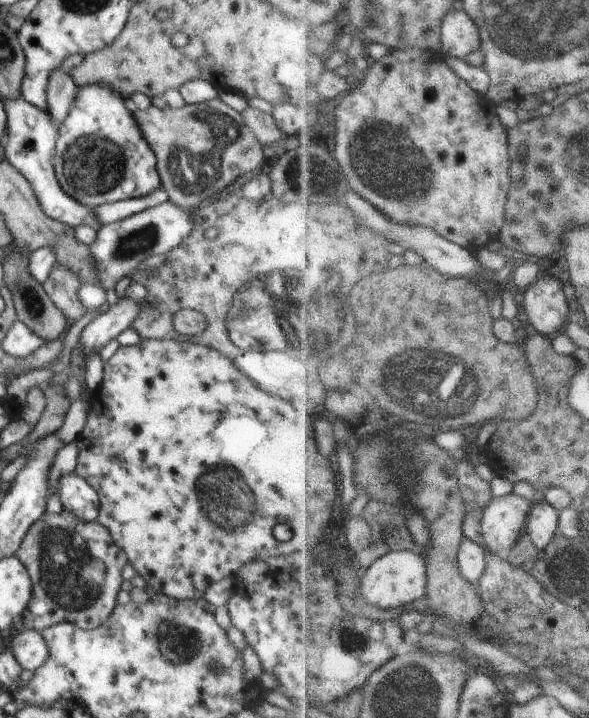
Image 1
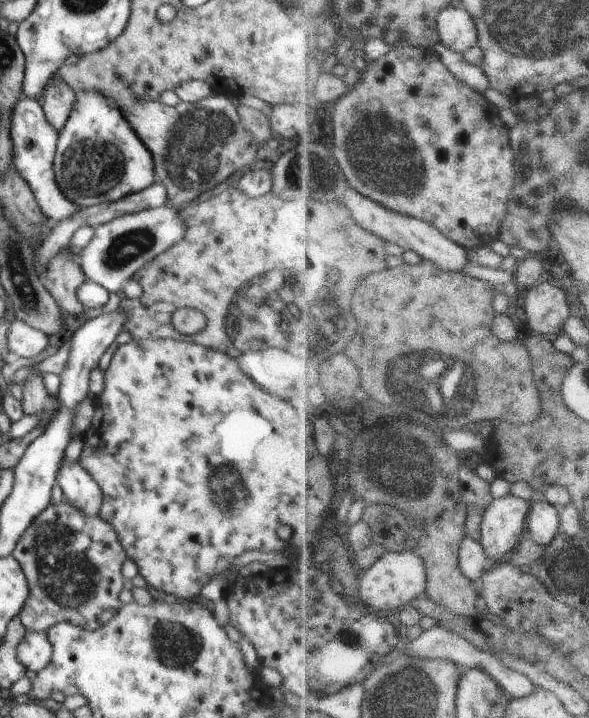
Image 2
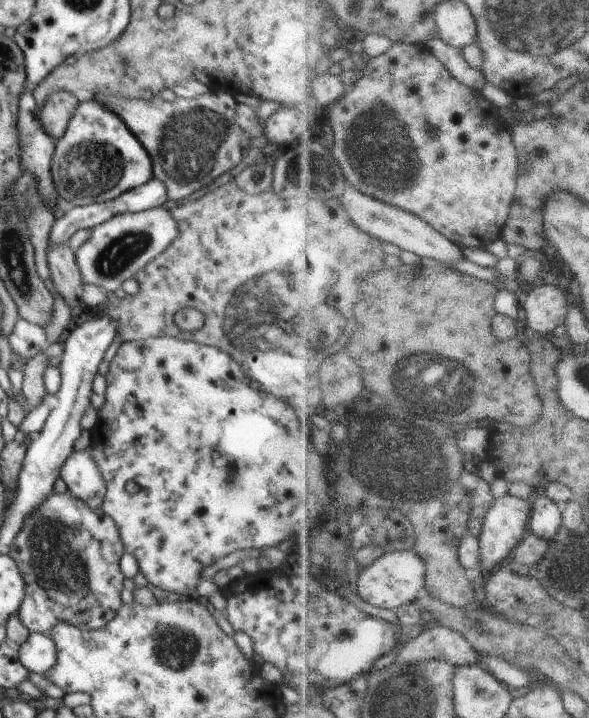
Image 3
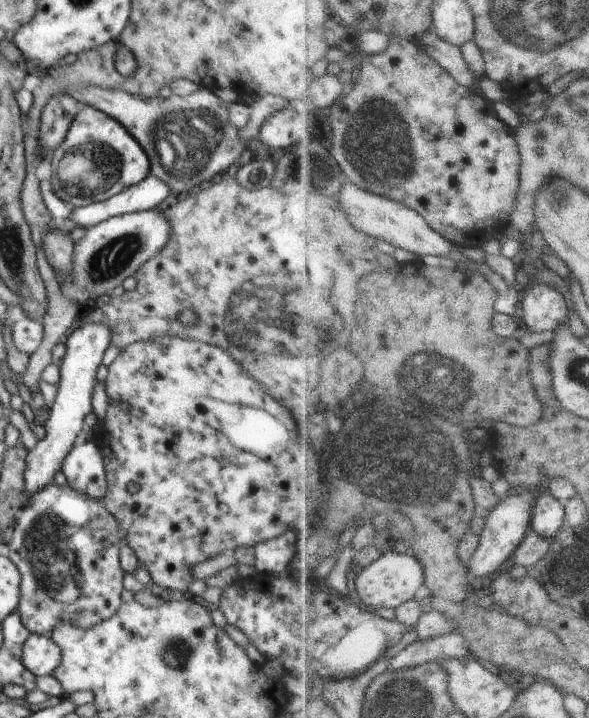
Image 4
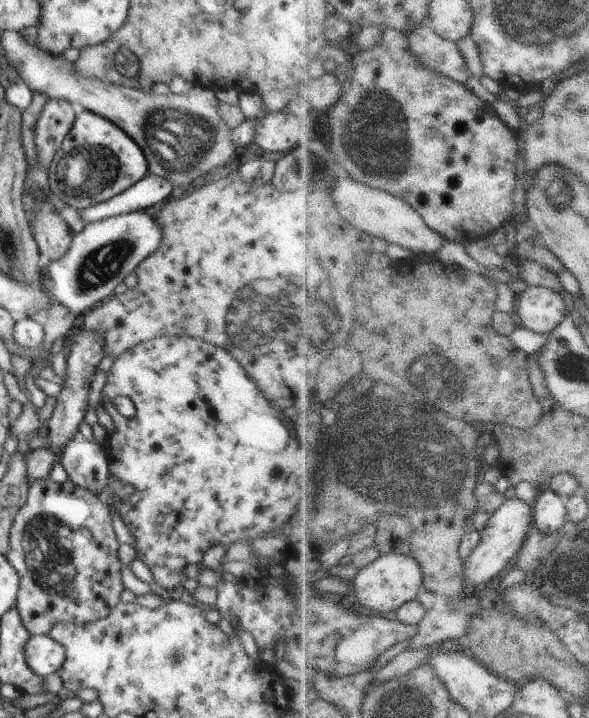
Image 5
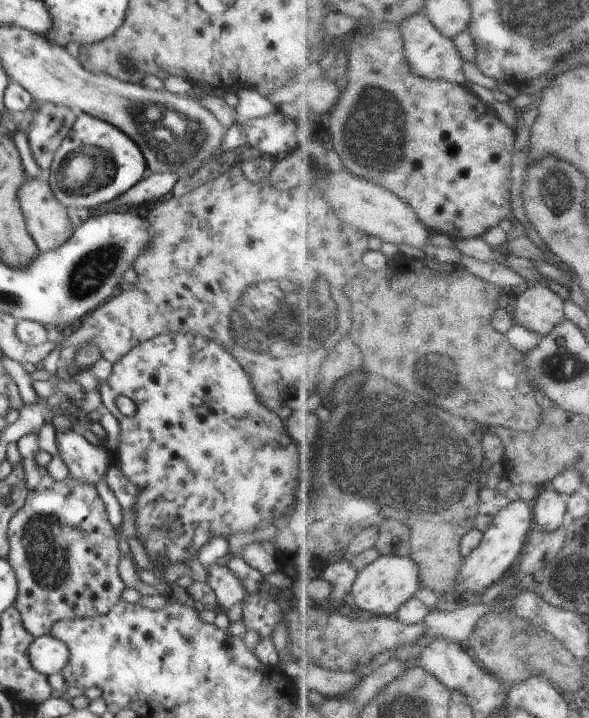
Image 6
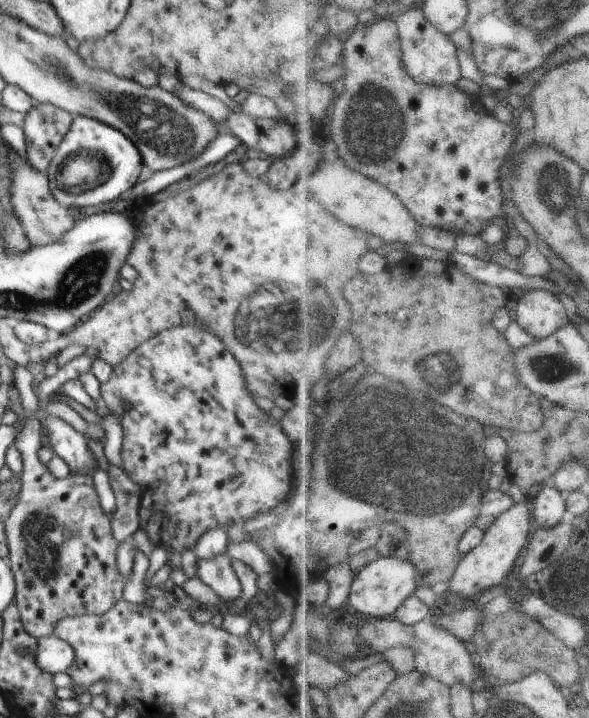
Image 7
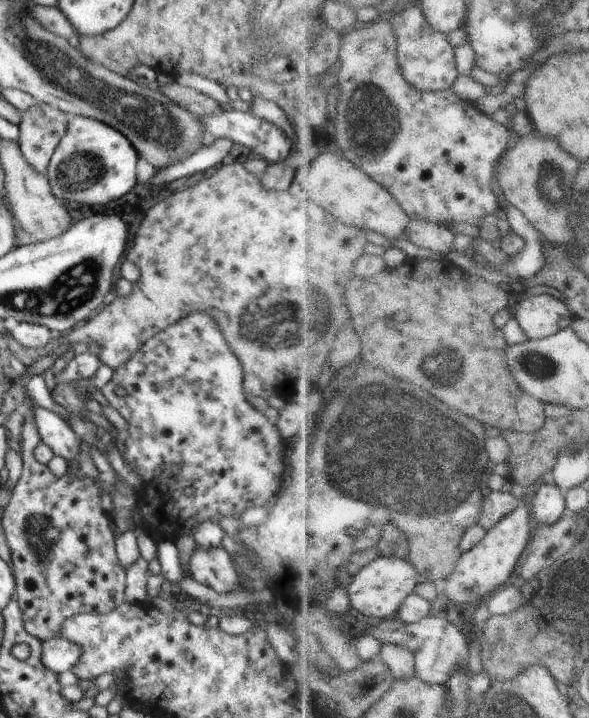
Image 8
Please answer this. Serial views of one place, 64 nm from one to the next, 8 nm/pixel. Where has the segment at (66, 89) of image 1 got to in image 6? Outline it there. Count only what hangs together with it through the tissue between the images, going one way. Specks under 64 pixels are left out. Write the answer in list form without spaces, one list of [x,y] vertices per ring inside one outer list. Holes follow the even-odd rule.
[[[54,103],[37,105],[36,114],[28,128],[27,139],[35,163],[47,173],[54,154],[70,132],[77,111]]]

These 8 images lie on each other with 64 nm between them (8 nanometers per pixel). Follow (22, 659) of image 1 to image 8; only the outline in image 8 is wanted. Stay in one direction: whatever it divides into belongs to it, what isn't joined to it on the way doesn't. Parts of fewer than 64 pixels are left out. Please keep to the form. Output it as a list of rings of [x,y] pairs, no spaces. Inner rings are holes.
[[[58,635],[42,642],[40,664],[57,675],[62,674],[66,670],[71,671],[76,666],[82,652],[83,650],[78,644]]]

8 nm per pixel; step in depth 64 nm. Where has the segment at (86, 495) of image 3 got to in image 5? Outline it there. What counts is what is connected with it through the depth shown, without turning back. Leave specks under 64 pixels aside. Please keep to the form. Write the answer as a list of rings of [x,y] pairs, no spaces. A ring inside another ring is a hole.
[[[81,435],[68,440],[60,463],[74,486],[91,490],[96,496],[111,489],[108,485],[108,454],[106,447],[98,442],[90,442]]]

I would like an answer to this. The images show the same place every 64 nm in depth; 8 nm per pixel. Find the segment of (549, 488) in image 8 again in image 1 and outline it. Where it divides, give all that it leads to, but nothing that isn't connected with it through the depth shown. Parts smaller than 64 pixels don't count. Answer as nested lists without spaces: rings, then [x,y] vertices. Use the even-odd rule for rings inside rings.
[[[544,499],[538,501],[536,509],[531,511],[526,531],[529,532],[540,551],[548,549],[548,546],[555,541],[560,532],[561,514],[560,510]]]

